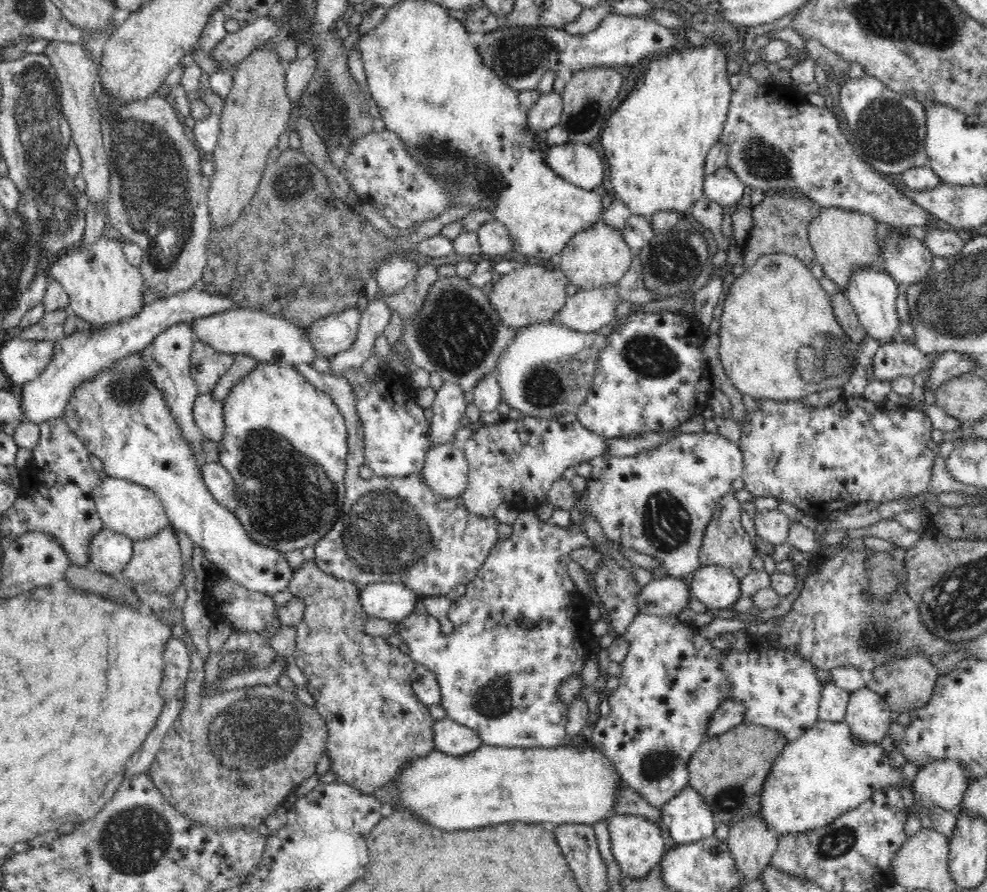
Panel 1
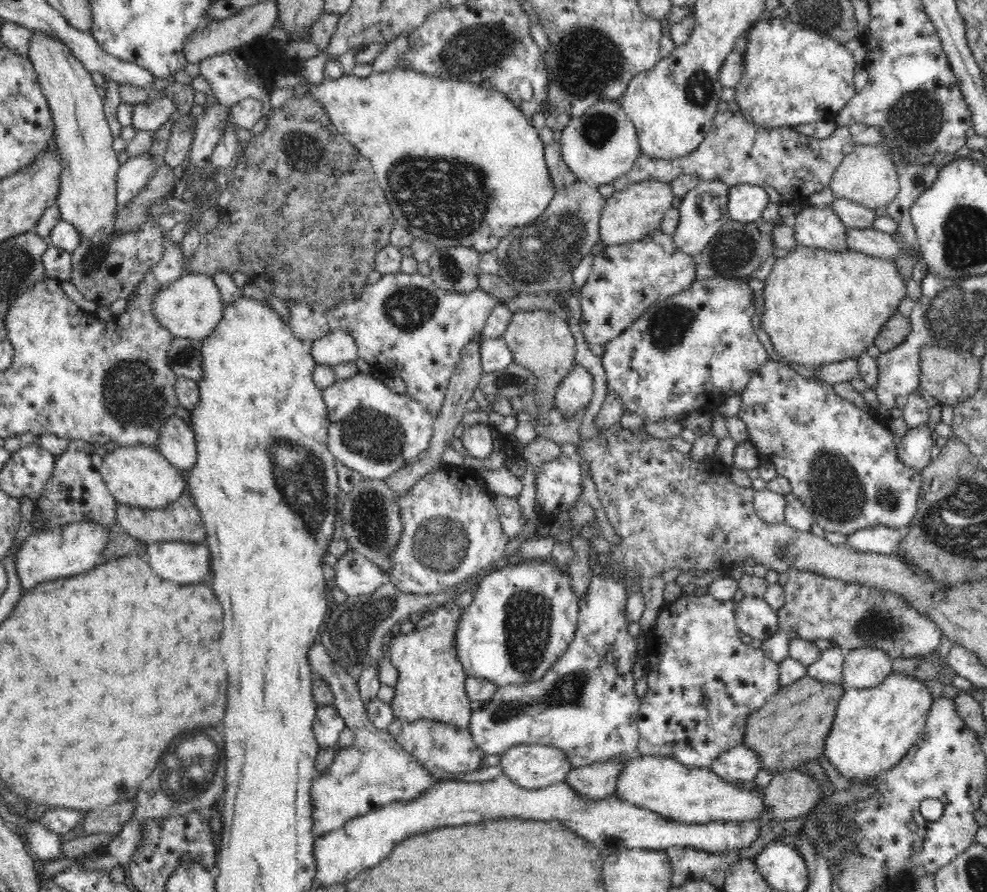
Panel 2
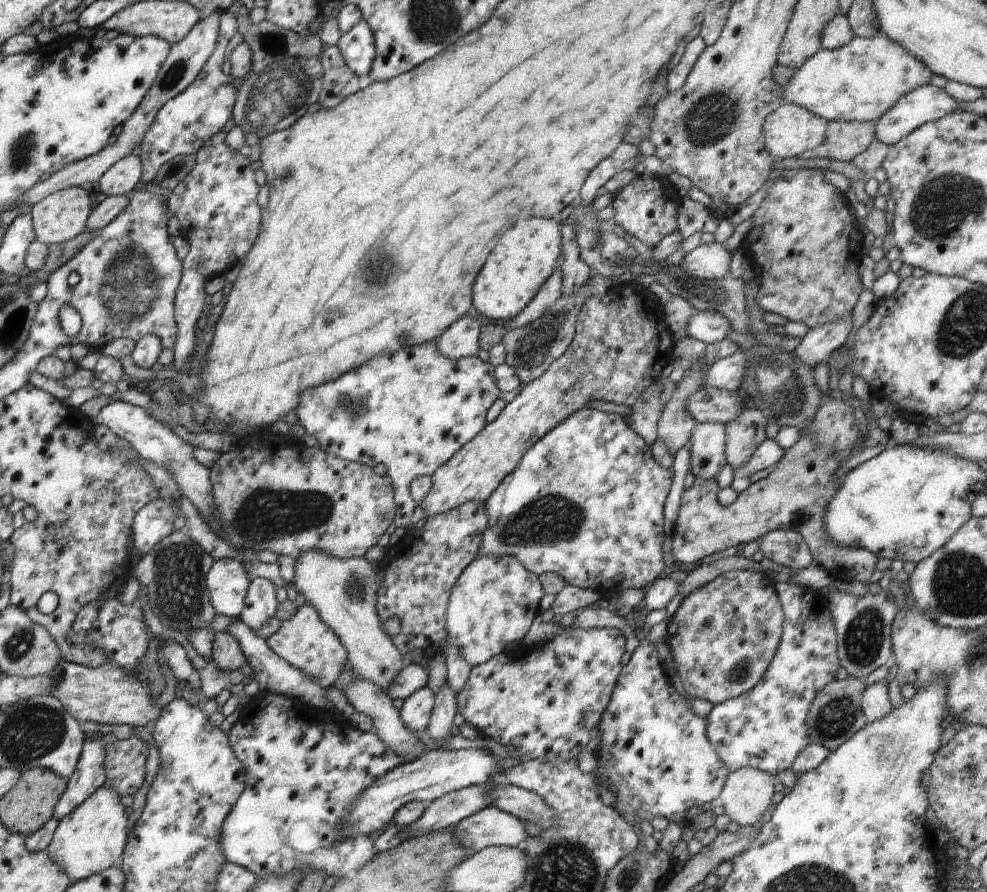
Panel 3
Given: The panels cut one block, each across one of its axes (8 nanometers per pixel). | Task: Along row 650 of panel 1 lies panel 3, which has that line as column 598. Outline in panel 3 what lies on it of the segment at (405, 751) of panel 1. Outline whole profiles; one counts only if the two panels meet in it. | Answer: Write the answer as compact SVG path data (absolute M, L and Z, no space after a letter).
M618 280L612 288L608 288L606 294L588 297L577 314L575 335L568 350L555 360L542 376L525 385L503 408L496 420L487 423L480 434L469 440L448 462L434 471L431 475L432 488L420 506L427 516L432 516L470 501L486 502L504 477L516 470L520 459L533 444L568 417L588 408L592 400L632 406L636 399L670 368L673 362L673 344L674 340L662 314L662 304L636 282Z

